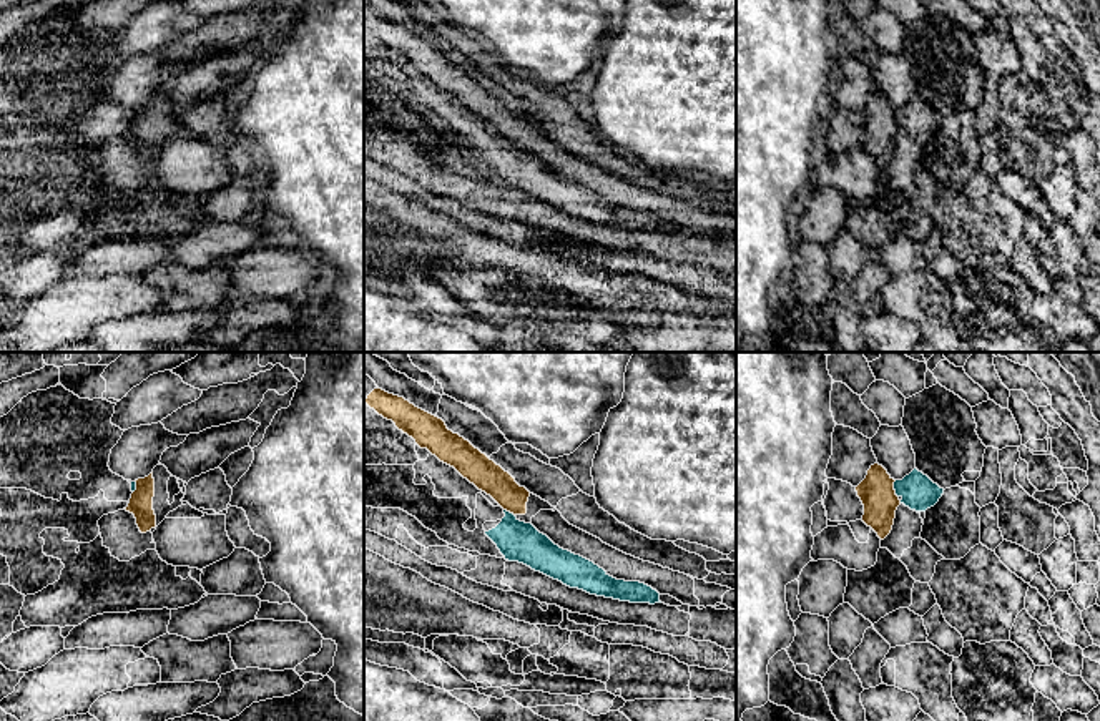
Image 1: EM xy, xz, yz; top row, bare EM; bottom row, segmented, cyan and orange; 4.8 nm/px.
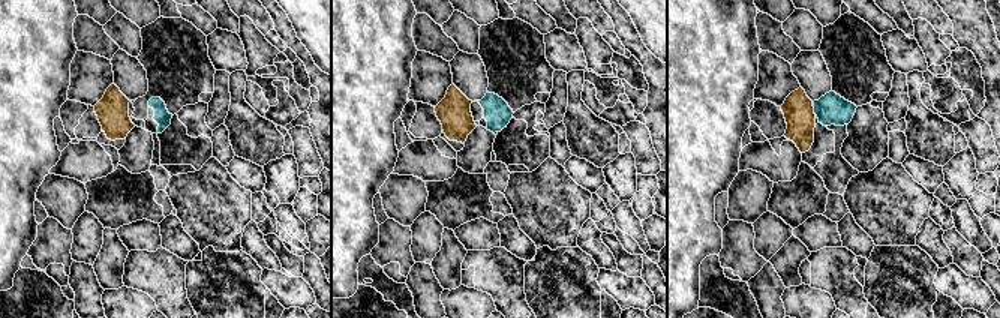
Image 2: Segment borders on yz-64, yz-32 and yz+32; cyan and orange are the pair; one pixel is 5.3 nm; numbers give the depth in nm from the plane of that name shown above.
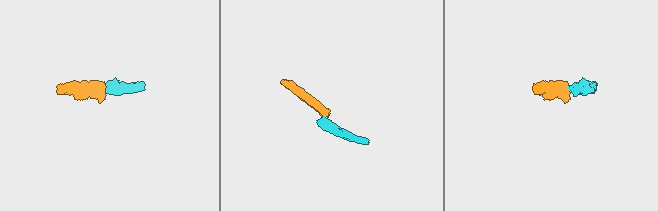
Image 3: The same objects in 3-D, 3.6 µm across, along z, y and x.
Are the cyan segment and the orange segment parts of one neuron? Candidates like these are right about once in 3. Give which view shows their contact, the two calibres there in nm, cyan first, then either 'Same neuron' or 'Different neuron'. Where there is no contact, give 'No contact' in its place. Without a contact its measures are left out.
Touches cyan in yz. Thickness 170 nm (cyan) against 170 nm. Different neuron

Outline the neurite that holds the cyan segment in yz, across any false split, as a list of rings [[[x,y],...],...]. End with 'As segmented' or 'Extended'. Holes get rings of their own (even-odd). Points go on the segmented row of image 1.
[[[914,468],[902,480],[896,480],[894,490],[896,495],[902,498],[901,503],[916,512],[926,512],[934,507],[944,493],[944,488],[917,468]]]. As segmented

